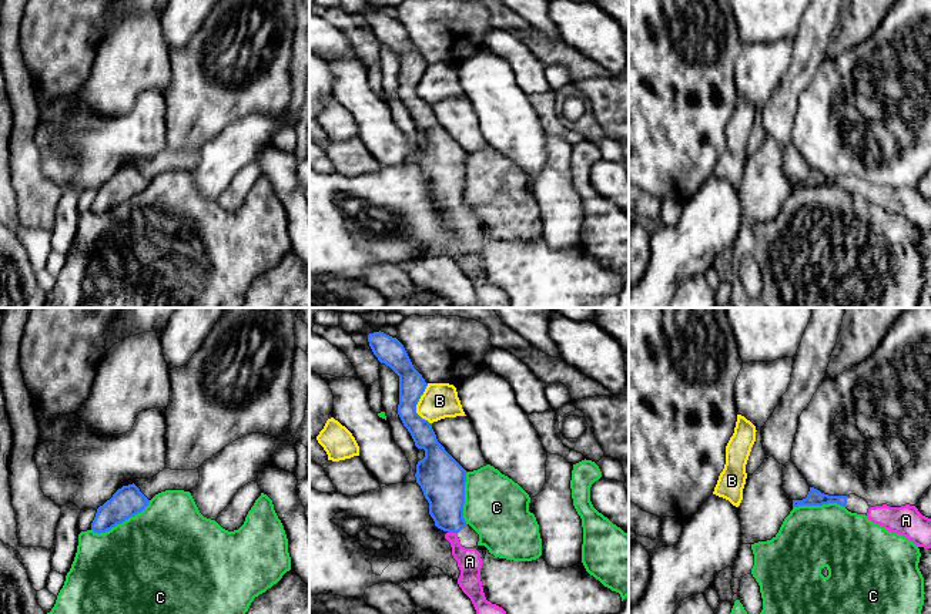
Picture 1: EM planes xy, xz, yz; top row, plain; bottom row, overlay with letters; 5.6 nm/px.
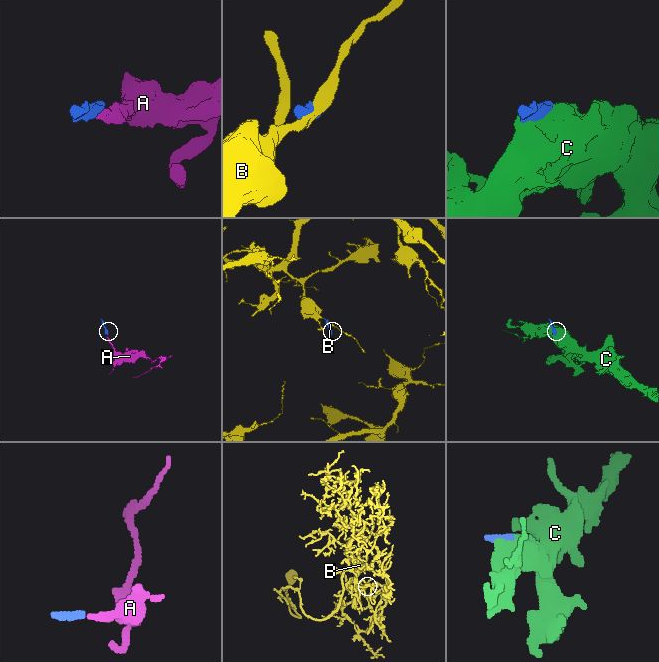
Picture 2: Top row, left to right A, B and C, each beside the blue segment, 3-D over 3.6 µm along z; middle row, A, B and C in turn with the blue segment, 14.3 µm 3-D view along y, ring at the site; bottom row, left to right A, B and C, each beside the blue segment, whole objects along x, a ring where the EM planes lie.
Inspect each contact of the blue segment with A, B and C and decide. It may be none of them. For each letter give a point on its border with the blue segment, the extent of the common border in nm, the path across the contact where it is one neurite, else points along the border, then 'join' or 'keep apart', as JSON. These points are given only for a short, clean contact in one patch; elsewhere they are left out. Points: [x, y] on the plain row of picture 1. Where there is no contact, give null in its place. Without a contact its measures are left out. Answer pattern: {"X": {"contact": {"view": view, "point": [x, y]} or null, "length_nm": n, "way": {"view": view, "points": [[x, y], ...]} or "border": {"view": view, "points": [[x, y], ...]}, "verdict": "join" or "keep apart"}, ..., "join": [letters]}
{"A": {"contact": {"view": "xz", "point": [452, 212]}, "length_nm": 60, "verdict": "join"}, "B": {"contact": {"view": "xz", "point": [417, 84]}, "length_nm": 240, "verdict": "keep apart"}, "C": {"contact": {"view": "xy", "point": [121, 203]}, "length_nm": 380, "verdict": "keep apart"}, "join": ["A"]}

